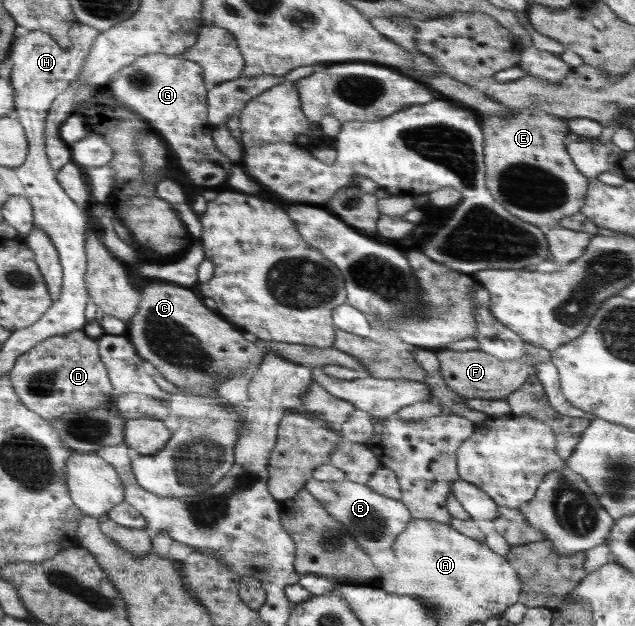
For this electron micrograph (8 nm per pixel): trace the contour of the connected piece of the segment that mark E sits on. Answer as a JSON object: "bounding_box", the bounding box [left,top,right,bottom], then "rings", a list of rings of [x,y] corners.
{"bounding_box":[481,107,590,229],"rings":[[[529,107],[511,111],[511,117],[488,116],[481,118],[481,132],[484,136],[484,164],[487,166],[487,188],[505,210],[526,223],[542,229],[559,225],[565,217],[580,212],[590,178],[581,174],[567,152],[565,140],[569,137],[569,127],[563,117],[556,117],[547,111]]]}

